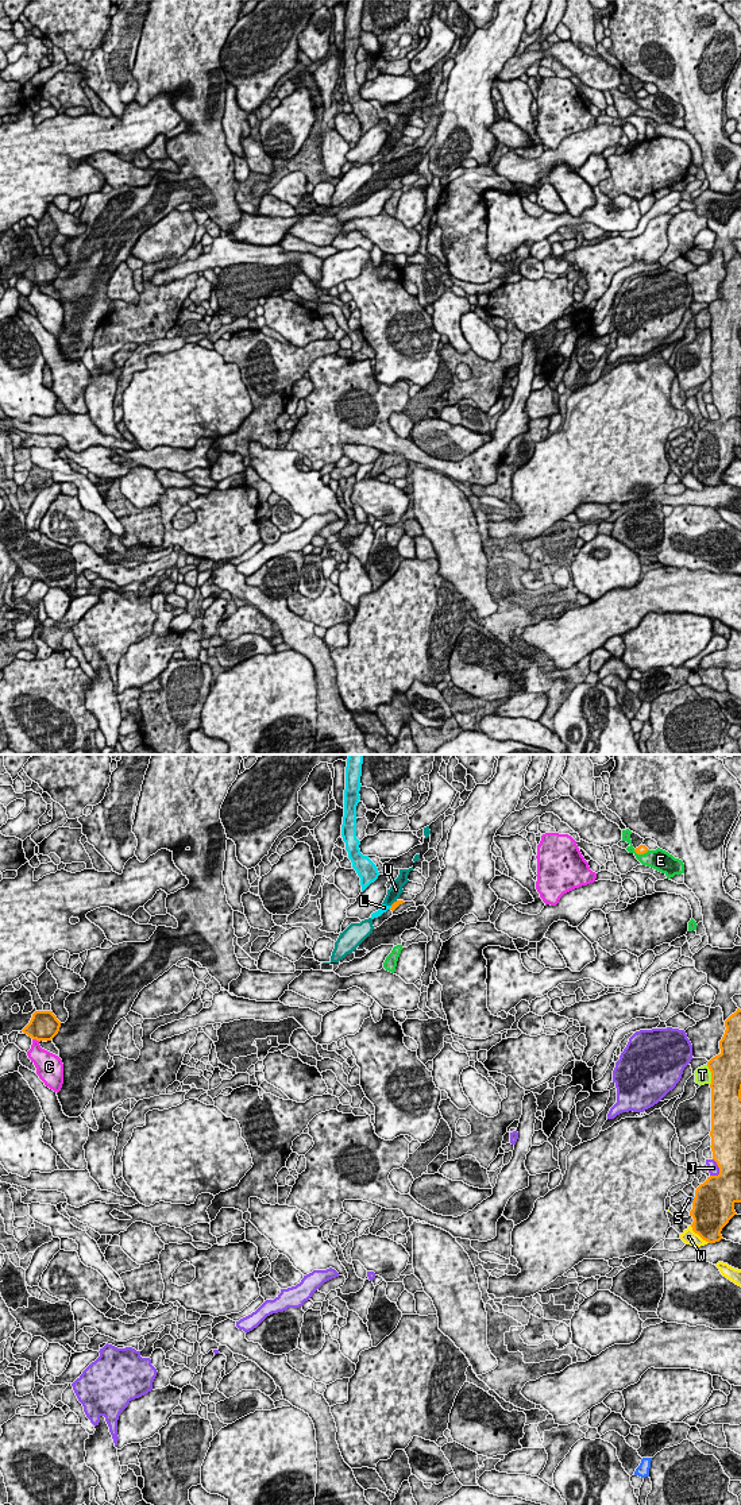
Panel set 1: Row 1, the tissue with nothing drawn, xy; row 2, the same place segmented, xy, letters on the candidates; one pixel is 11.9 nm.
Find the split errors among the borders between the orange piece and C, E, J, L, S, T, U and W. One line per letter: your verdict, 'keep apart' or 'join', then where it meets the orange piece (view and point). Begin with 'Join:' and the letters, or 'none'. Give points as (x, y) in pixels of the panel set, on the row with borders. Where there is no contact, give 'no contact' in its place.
Join: none
C: keep apart; meets orange in xy at (37, 1040)
E: keep apart; meets orange in xy at (640, 853)
J: keep apart; meets orange in xy at (718, 1166)
L: keep apart; meets orange in xy at (390, 907)
S: keep apart; meets orange in xy at (693, 1200)
T: keep apart; meets orange in xy at (711, 1075)
U: keep apart; meets orange in xy at (394, 902)
W: keep apart; meets orange in xy at (699, 1235)

